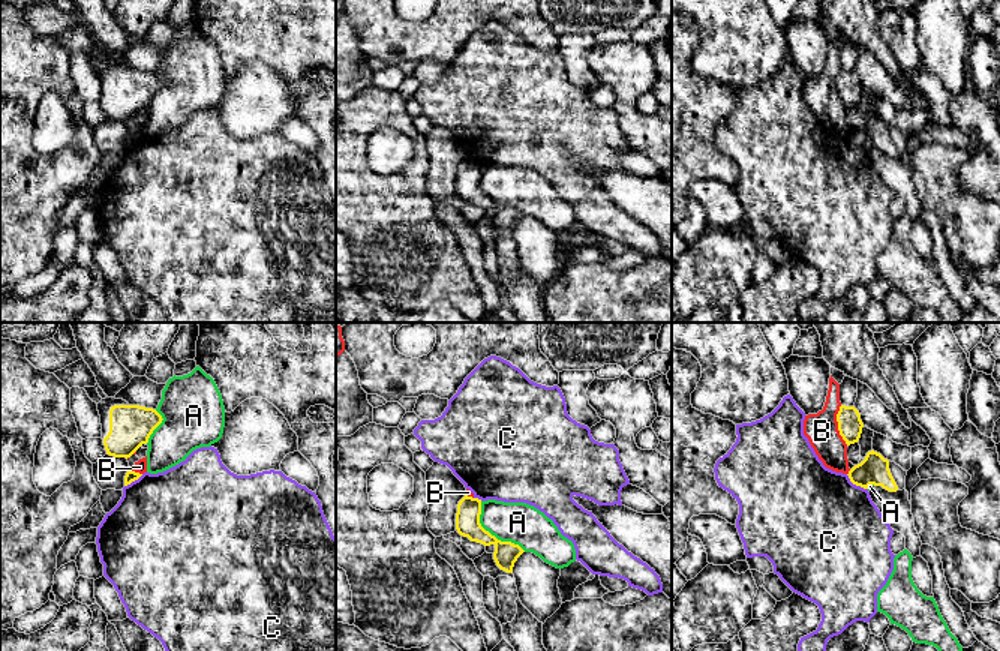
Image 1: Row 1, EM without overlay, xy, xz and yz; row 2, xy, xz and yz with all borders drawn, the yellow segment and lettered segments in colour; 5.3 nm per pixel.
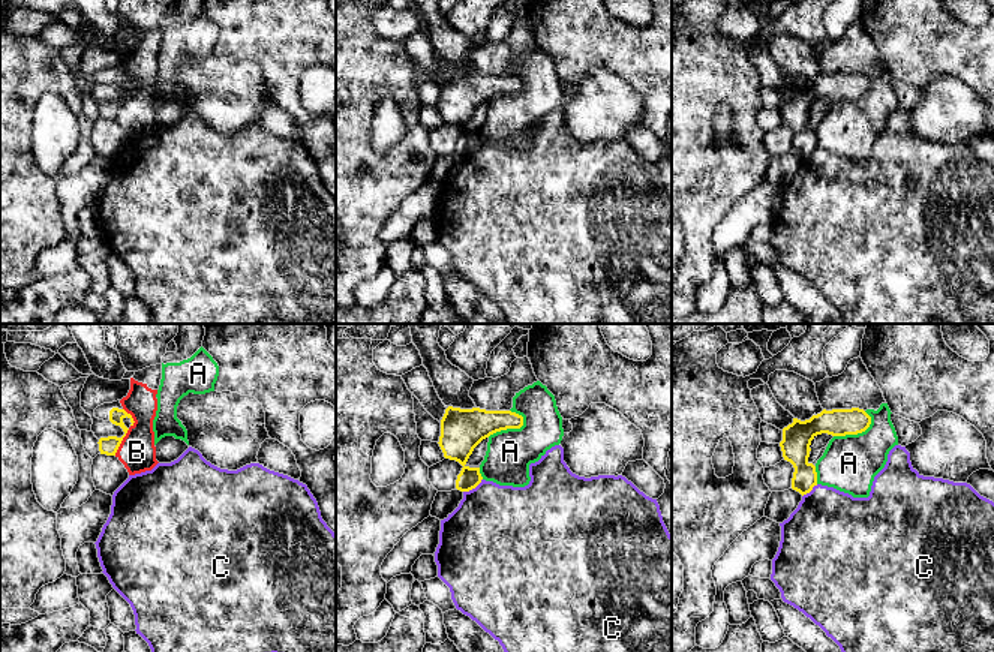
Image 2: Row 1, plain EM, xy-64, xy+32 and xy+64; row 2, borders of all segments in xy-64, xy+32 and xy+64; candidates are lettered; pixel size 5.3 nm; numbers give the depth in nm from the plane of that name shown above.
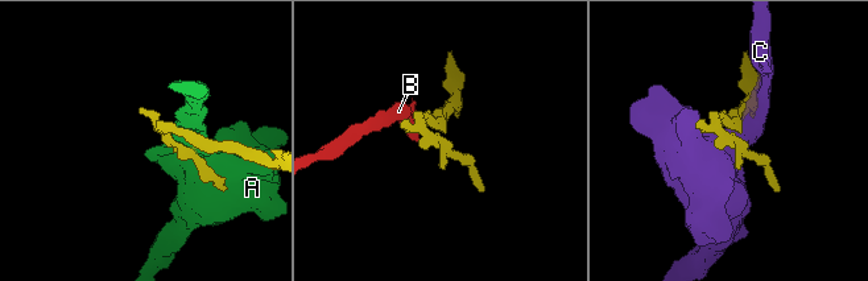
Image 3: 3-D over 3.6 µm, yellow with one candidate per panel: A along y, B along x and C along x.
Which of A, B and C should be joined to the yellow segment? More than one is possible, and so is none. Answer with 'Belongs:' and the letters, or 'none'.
Belongs: none

